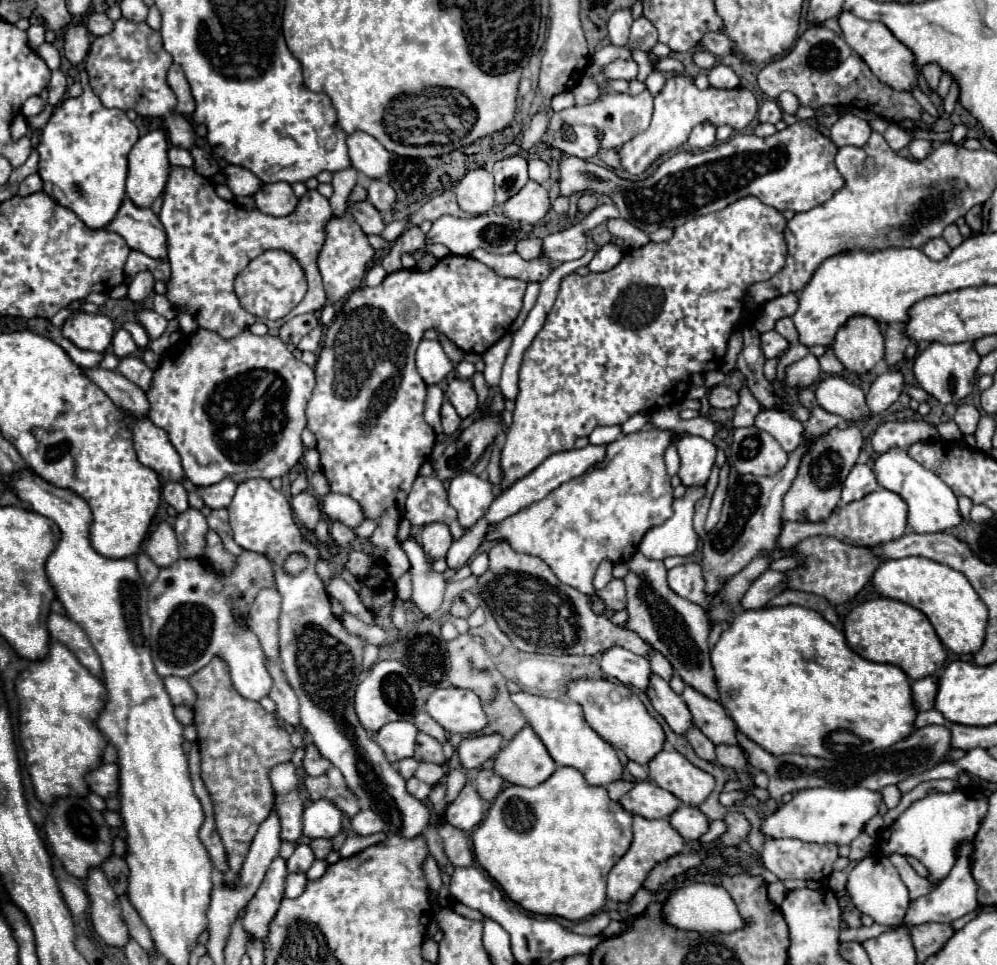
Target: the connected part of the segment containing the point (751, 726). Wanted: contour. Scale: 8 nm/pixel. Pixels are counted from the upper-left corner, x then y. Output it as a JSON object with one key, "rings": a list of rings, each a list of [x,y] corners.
{"rings":[[[785,606],[785,608],[761,608],[761,610],[747,610],[747,612],[739,612],[737,616],[733,616],[729,628],[721,634],[719,642],[713,646],[711,650],[711,662],[715,668],[715,676],[719,682],[719,690],[721,690],[721,704],[727,710],[727,714],[733,718],[733,722],[737,724],[737,728],[751,738],[753,742],[757,742],[759,746],[763,746],[767,752],[771,754],[787,754],[787,752],[797,752],[797,754],[811,754],[811,756],[819,756],[819,758],[831,758],[831,750],[825,746],[825,738],[837,730],[843,732],[851,732],[855,734],[859,740],[865,742],[865,752],[877,750],[877,748],[889,748],[893,746],[897,740],[905,738],[907,734],[911,734],[915,730],[915,718],[917,718],[917,708],[913,708],[913,696],[909,692],[911,682],[905,676],[905,672],[901,672],[901,668],[893,666],[893,664],[877,664],[877,662],[869,662],[861,656],[857,656],[845,642],[845,634],[841,630],[837,630],[833,624],[829,624],[821,614],[809,610],[809,608],[797,608],[797,606]]]}

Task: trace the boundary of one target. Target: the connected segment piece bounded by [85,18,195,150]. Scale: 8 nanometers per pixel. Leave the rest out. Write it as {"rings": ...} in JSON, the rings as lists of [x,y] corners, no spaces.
{"rings":[[[119,18],[113,22],[113,32],[97,36],[85,58],[89,84],[103,106],[119,110],[135,110],[139,116],[159,118],[167,130],[171,144],[181,148],[195,146],[195,132],[191,122],[177,114],[177,98],[167,84],[167,70],[173,58],[163,48],[161,32],[147,26],[147,22],[131,22]]]}

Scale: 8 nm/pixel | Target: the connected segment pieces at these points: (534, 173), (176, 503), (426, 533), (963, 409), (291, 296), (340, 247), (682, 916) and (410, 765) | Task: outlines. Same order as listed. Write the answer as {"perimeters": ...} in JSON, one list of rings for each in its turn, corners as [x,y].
{"perimeters":[[[[529,160],[529,178],[543,184],[549,180],[549,166],[543,160]]],[[[165,482],[165,486],[163,486],[163,498],[177,512],[185,512],[189,508],[189,504],[187,504],[187,490],[183,488],[181,482]]],[[[441,522],[427,524],[421,532],[421,544],[423,544],[423,550],[425,550],[429,562],[443,558],[449,550],[449,544],[453,544],[453,536],[449,532],[449,526],[441,524]]],[[[963,404],[963,406],[957,408],[953,420],[955,420],[955,424],[959,426],[959,430],[961,430],[963,436],[973,436],[975,430],[977,430],[979,418],[981,418],[981,414],[979,414],[979,410],[977,410],[975,406]]],[[[269,250],[257,256],[255,260],[249,262],[249,266],[237,276],[235,280],[235,294],[241,302],[241,306],[261,318],[269,320],[279,320],[287,316],[305,296],[307,292],[307,280],[305,280],[305,270],[289,252],[281,250]]],[[[355,184],[355,188],[349,194],[349,200],[347,200],[345,214],[343,216],[331,216],[329,222],[325,224],[325,244],[319,252],[317,266],[319,266],[319,272],[323,276],[323,286],[325,286],[325,292],[327,292],[327,298],[329,298],[331,304],[341,302],[345,296],[351,294],[351,290],[361,286],[361,282],[365,278],[367,264],[375,256],[375,250],[369,244],[367,234],[361,232],[361,226],[353,220],[351,210],[349,210],[351,204],[357,204],[357,202],[363,202],[363,200],[365,200],[365,188],[361,184]]],[[[689,884],[675,894],[671,894],[663,906],[665,922],[683,928],[683,930],[697,930],[697,932],[735,932],[743,928],[743,918],[739,916],[735,902],[727,894],[725,888],[713,884]]],[[[405,758],[405,760],[399,760],[395,766],[397,766],[399,774],[401,774],[405,780],[409,780],[409,778],[415,774],[415,770],[417,770],[419,762],[417,762],[415,758]]]]}

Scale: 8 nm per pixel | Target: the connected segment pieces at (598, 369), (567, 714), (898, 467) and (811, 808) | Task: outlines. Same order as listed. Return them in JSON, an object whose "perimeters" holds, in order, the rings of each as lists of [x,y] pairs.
{"perimeters":[[[[747,196],[747,198],[741,198],[733,204],[729,204],[727,208],[723,208],[719,212],[711,212],[711,214],[705,214],[705,216],[699,216],[699,218],[693,218],[693,220],[685,222],[683,226],[675,228],[675,234],[669,242],[663,242],[663,244],[649,242],[641,248],[627,250],[623,260],[607,272],[599,272],[599,274],[589,272],[587,276],[579,276],[577,272],[573,272],[573,274],[565,276],[561,280],[557,300],[555,300],[551,312],[547,314],[543,328],[539,330],[533,344],[527,348],[527,352],[523,356],[523,364],[521,364],[521,370],[519,370],[519,394],[517,394],[517,400],[515,400],[513,422],[507,430],[507,440],[505,440],[503,452],[501,452],[501,468],[503,468],[503,474],[505,474],[501,490],[507,488],[509,484],[513,484],[515,480],[519,480],[521,476],[527,476],[531,470],[535,470],[551,454],[573,450],[575,440],[581,438],[581,436],[589,436],[593,432],[593,428],[597,428],[597,426],[623,424],[625,420],[629,420],[637,412],[647,412],[649,414],[649,412],[655,412],[659,408],[665,408],[669,404],[675,404],[675,402],[683,400],[687,390],[689,390],[691,374],[701,372],[701,370],[703,372],[717,370],[721,366],[723,356],[725,356],[729,334],[733,332],[733,328],[737,326],[739,316],[743,314],[741,300],[743,300],[745,288],[753,282],[769,280],[785,264],[785,254],[787,254],[787,246],[785,246],[785,240],[783,240],[785,222],[787,220],[781,216],[779,210],[761,204],[753,196]]],[[[527,692],[511,694],[511,700],[521,708],[527,722],[539,734],[539,738],[543,740],[545,748],[549,750],[549,754],[557,766],[577,768],[591,786],[607,786],[609,782],[621,780],[623,766],[617,758],[615,748],[609,742],[605,742],[589,726],[589,722],[583,718],[583,710],[579,704],[567,702],[567,700],[551,700],[551,698],[543,698],[543,696],[531,696]]],[[[891,448],[889,452],[883,452],[875,460],[875,476],[883,488],[897,492],[907,502],[907,506],[909,506],[907,522],[913,532],[917,532],[917,534],[945,532],[963,522],[959,508],[957,508],[957,496],[953,494],[953,490],[937,474],[933,474],[931,470],[917,464],[907,452],[899,450],[899,448]]],[[[861,786],[843,790],[835,788],[801,790],[793,796],[791,802],[787,802],[783,808],[779,808],[763,822],[763,834],[771,838],[797,838],[815,844],[827,844],[827,842],[833,842],[837,846],[851,844],[851,840],[865,828],[867,820],[871,820],[877,814],[881,802],[883,802],[881,792],[873,792]]]]}

